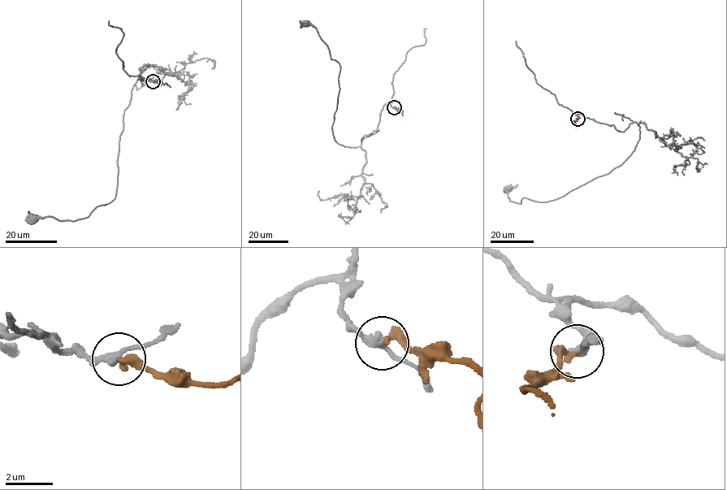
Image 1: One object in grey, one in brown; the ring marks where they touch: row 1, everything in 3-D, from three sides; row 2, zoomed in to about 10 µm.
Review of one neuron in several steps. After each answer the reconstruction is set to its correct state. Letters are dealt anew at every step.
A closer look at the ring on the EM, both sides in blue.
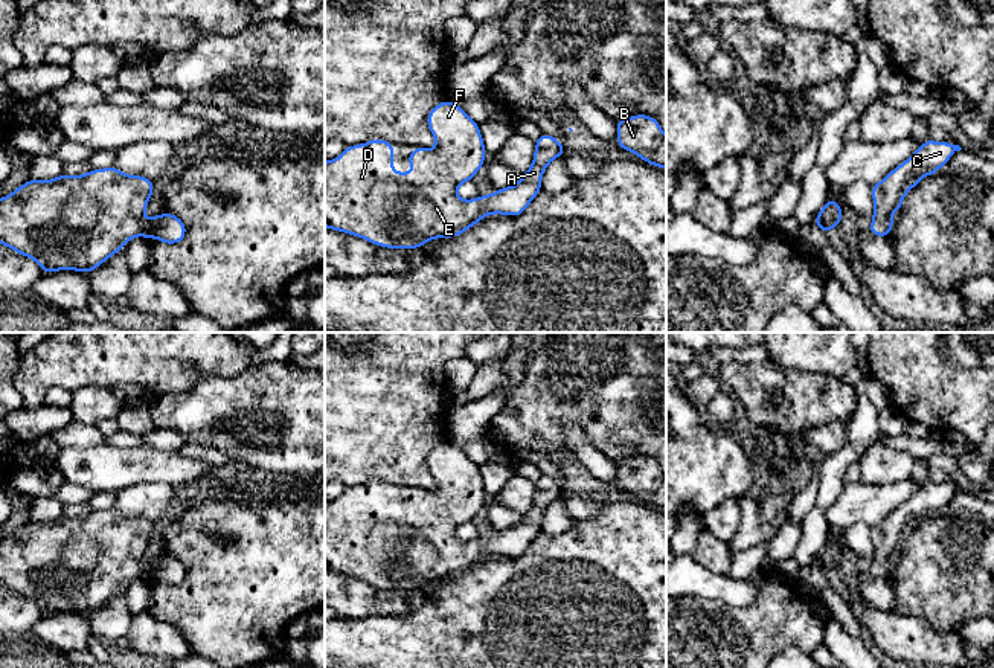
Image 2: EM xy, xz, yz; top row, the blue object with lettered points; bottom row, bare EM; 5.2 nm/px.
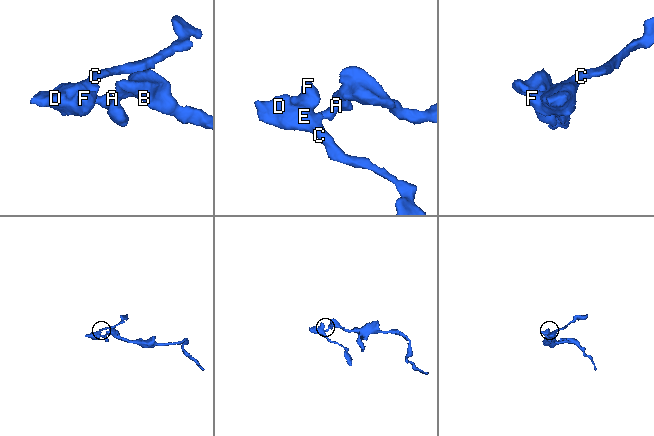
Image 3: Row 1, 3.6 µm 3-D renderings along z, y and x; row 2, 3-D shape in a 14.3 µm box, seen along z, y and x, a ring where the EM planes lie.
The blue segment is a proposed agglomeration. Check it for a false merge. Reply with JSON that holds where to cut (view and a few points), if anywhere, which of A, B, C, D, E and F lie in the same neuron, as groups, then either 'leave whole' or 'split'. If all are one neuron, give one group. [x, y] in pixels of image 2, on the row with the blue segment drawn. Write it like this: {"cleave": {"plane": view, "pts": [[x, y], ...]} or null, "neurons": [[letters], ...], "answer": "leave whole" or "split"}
{"cleave": null, "neurons": [["A", "B", "C", "D", "E", "F"]], "answer": "leave whole"}

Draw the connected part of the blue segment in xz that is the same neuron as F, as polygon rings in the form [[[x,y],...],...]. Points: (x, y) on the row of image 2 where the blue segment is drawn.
[[[447,99],[427,114],[427,125],[436,145],[433,149],[415,146],[407,157],[407,163],[415,168],[413,172],[393,171],[393,143],[383,139],[346,146],[337,159],[326,160],[325,227],[387,249],[421,249],[430,239],[454,238],[485,215],[521,215],[541,191],[541,177],[547,165],[567,149],[553,136],[541,134],[535,142],[534,162],[518,183],[495,189],[489,195],[462,200],[456,189],[473,180],[485,163],[486,149],[479,124],[462,107]]]

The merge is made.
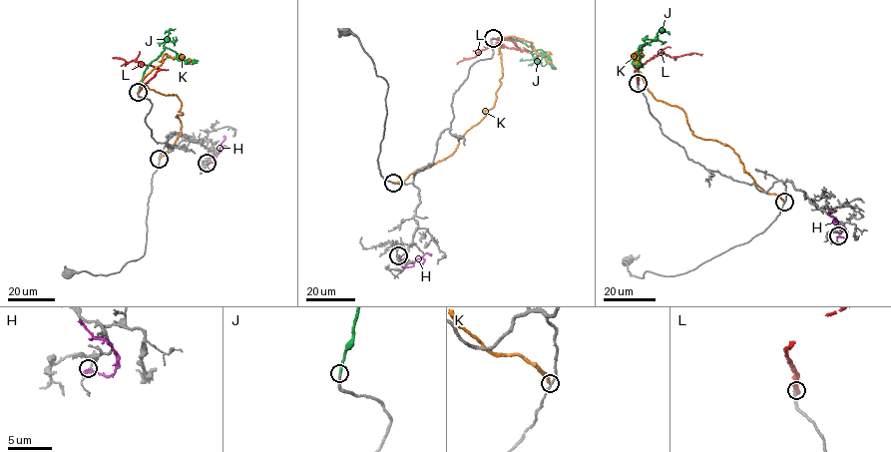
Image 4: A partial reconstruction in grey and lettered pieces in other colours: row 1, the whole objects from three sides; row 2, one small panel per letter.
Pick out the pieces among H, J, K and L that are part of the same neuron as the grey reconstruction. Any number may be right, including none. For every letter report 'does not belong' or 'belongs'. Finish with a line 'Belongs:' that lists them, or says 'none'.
H: does not belong
J: belongs
K: does not belong
L: does not belong
Belongs: J

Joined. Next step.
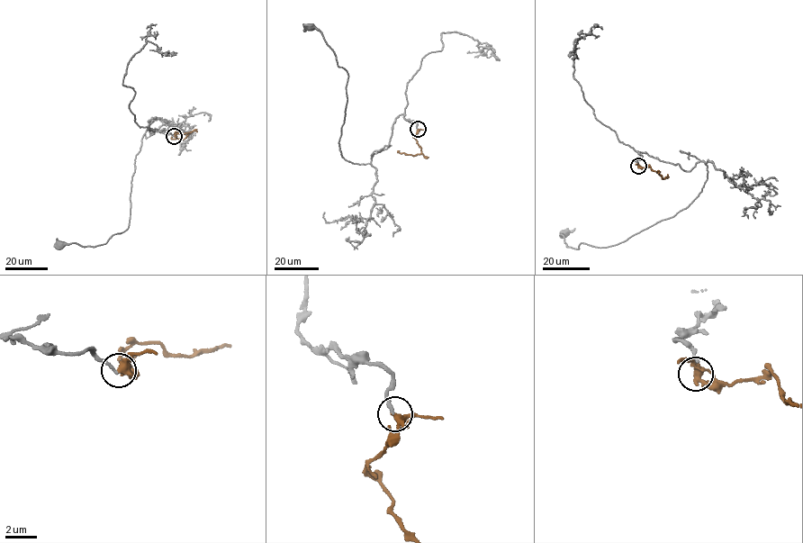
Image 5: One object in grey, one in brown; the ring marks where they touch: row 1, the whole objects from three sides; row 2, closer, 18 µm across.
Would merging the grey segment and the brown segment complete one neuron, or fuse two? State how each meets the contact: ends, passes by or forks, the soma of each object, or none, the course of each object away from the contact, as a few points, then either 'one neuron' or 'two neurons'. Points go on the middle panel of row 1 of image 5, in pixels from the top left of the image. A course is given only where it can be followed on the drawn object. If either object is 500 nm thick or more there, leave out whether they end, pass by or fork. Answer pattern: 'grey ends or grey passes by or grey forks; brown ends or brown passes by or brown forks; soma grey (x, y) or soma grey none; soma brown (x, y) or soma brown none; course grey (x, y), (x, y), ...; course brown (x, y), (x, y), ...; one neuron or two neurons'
grey ends; brown forks; soma grey (310, 26); soma brown none; course grey (417, 129), (401, 114), (389, 144), (374, 151), (369, 163), (341, 157), (347, 71), (310, 26); course brown (418, 129), (414, 138), (421, 153), (410, 155), (399, 150); one neuron

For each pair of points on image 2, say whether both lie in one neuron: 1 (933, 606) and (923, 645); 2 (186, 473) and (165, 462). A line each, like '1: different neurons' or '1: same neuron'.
1: different neurons
2: same neuron

